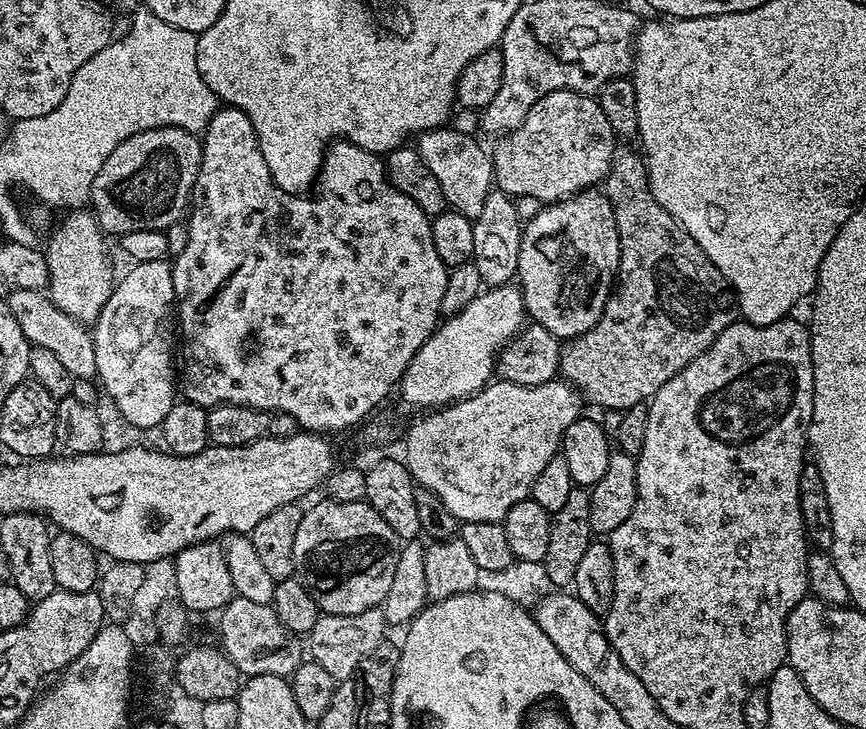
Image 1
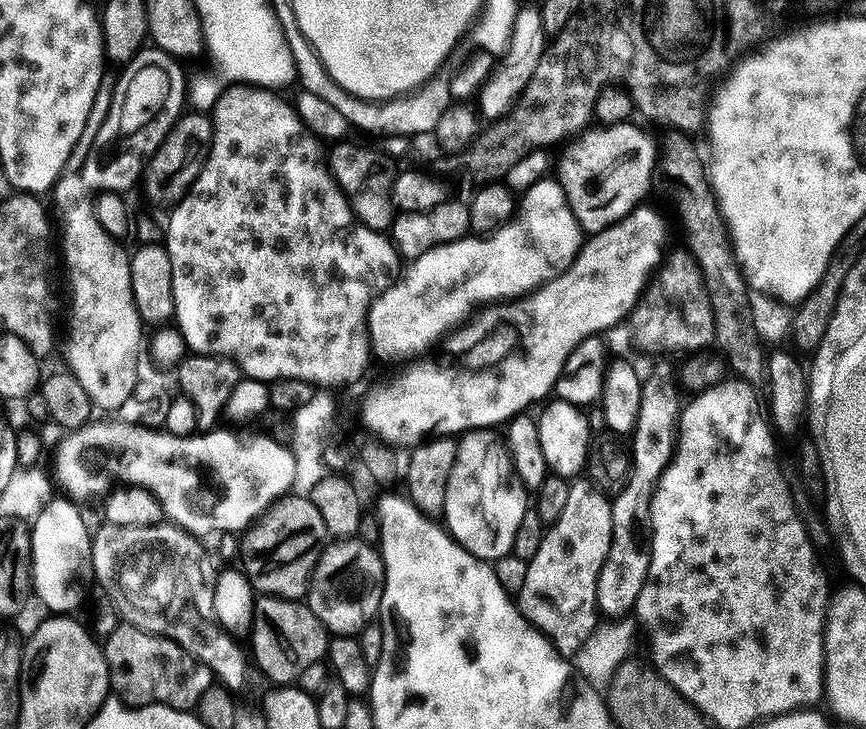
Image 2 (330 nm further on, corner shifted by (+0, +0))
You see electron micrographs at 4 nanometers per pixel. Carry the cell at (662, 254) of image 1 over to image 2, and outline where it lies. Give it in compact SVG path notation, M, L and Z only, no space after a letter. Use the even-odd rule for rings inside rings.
M679 250L680 252L669 251L667 255L660 260L658 267L652 273L649 281L644 286L644 291L640 293L639 300L636 301L636 307L632 309L630 313L630 320L632 319L632 340L641 348L641 353L652 354L648 352L684 352L683 354L692 354L697 350L704 350L707 344L711 345L716 339L714 334L714 314L710 310L710 298L708 297L708 292L704 289L704 279L700 273L700 268L696 264L696 259L692 257L687 250Z

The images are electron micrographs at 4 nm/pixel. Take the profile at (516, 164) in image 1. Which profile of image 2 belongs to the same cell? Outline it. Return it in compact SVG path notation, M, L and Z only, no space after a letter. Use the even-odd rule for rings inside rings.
M633 122L588 126L563 145L558 179L570 210L585 233L601 232L633 212L658 168L658 144Z

